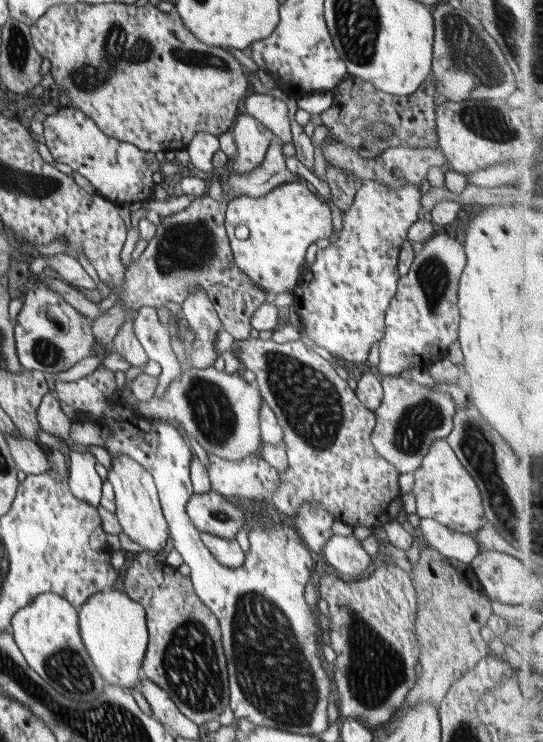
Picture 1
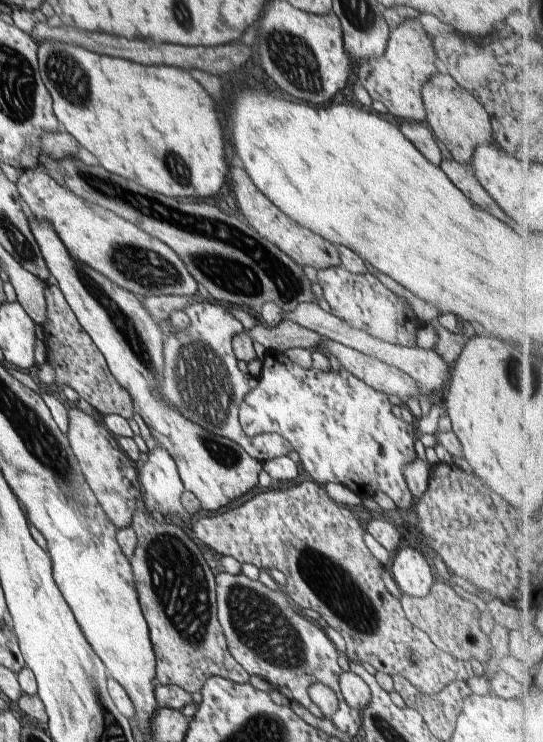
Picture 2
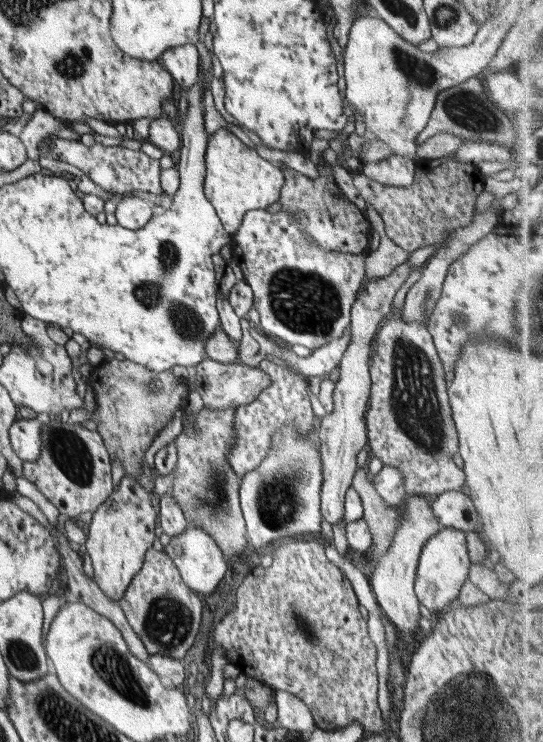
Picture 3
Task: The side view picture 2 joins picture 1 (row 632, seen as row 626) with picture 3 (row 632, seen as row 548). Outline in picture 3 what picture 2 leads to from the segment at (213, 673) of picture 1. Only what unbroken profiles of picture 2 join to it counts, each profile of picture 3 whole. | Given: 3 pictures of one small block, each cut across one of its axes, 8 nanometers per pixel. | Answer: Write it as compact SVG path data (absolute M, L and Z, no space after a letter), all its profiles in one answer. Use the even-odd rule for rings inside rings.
M150 548L145 552L140 572L134 576L124 596L118 601L148 654L161 654L180 661L186 658L202 626L202 602L198 593L182 580L174 561L164 550Z

